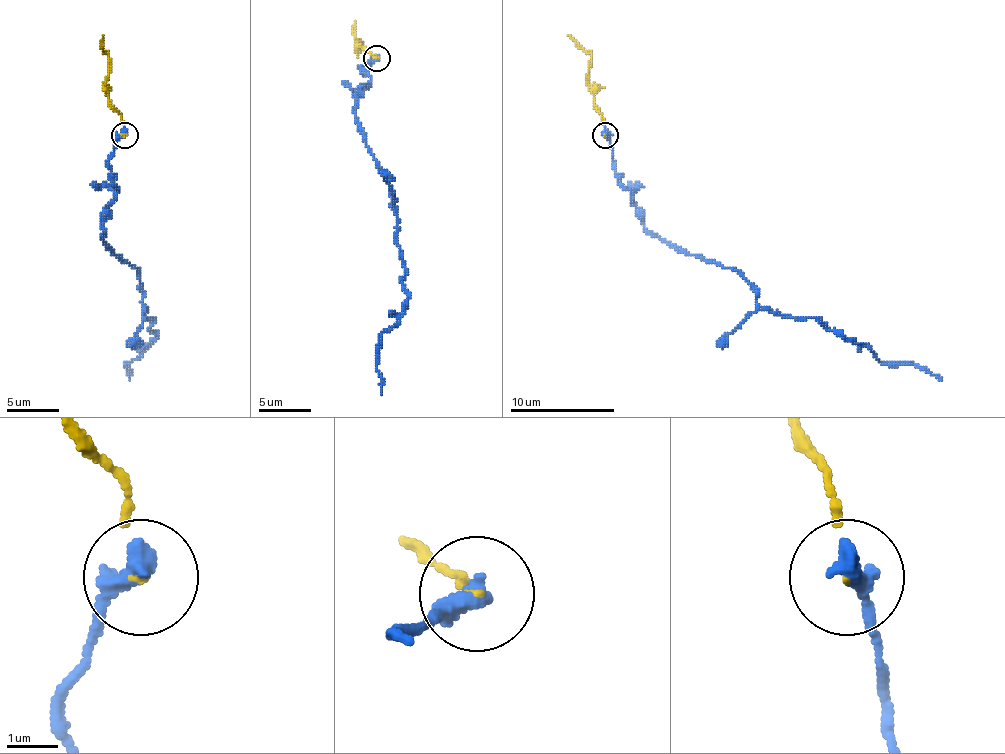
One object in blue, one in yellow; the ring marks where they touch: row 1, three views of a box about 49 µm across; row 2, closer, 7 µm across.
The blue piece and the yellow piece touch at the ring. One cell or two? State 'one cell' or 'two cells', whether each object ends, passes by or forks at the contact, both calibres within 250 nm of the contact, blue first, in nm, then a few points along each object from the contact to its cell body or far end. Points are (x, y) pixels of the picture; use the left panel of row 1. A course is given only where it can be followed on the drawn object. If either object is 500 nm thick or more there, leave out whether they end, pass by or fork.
one cell; blue ends there; yellow ends there; 480 nm thick on the blue side, 40 nm on the other; blue runs (124, 134), (108, 168), (119, 189), (103, 234), (111, 252), (137, 268), (155, 338), (124, 364), (129, 380); yellow runs (124, 134), (121, 114), (111, 103), (106, 82), (108, 56), (103, 51), (103, 35)

